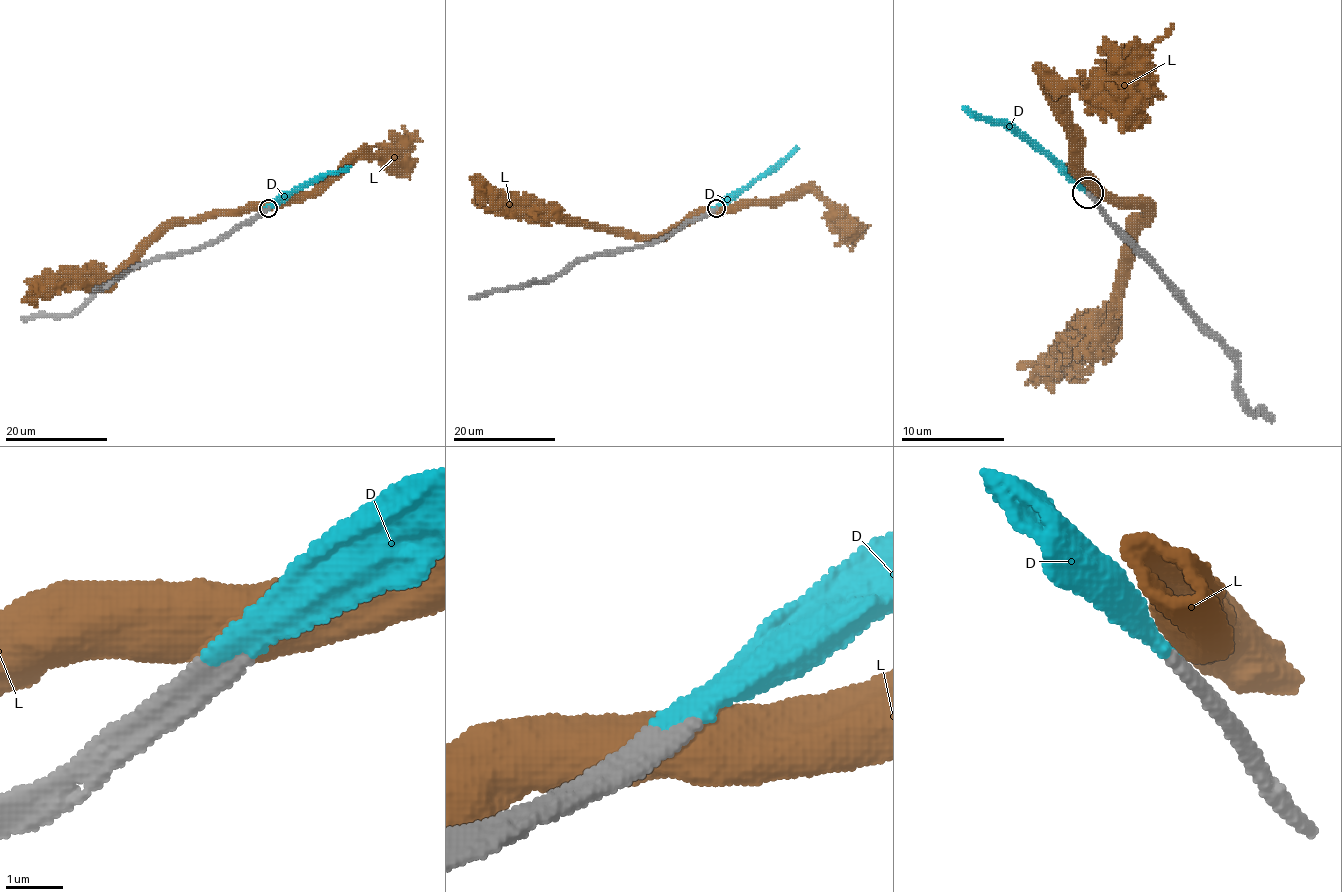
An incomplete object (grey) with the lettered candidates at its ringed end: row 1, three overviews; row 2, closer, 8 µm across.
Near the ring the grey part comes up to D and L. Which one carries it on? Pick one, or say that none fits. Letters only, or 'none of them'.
D

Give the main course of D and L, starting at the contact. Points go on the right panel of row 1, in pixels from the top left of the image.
D: (1090, 195), (1012, 124), (975, 119), (965, 109)
L: (1090, 192), (1131, 200), (1144, 213), (1139, 218), (1121, 306), (1100, 327), (1077, 337), (1025, 384)

